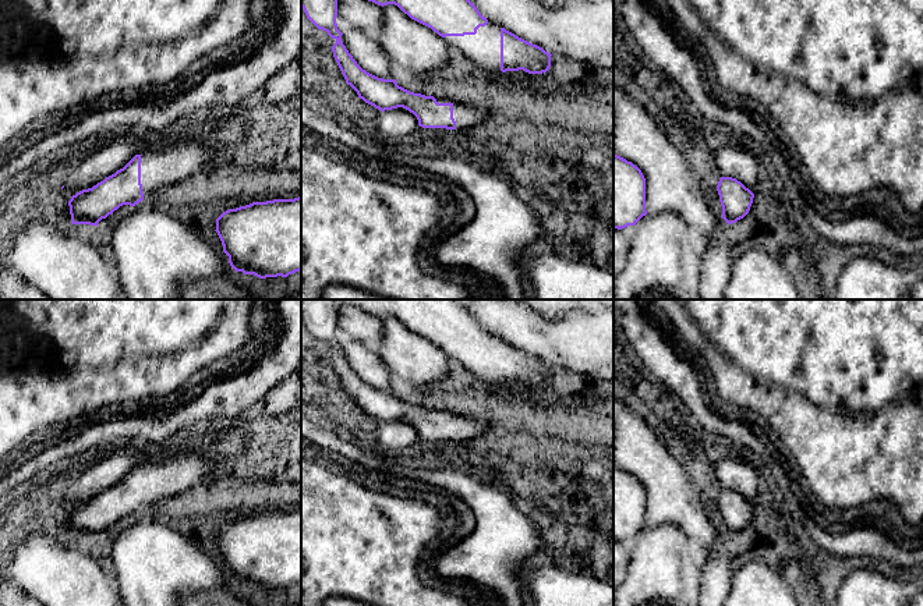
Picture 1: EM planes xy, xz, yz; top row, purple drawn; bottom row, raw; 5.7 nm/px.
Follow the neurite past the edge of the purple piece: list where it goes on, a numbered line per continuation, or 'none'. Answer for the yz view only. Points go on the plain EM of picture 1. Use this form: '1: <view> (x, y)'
none

